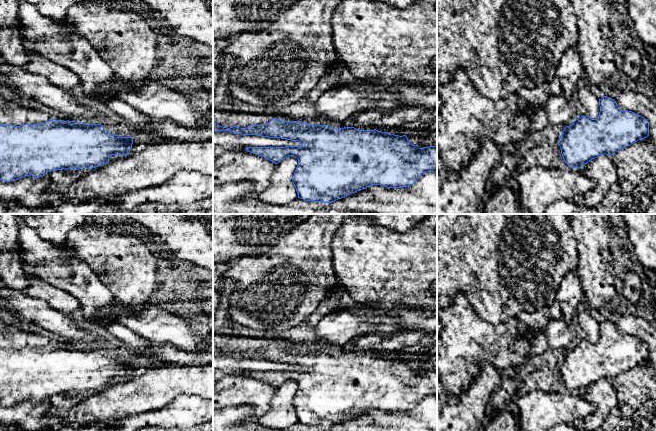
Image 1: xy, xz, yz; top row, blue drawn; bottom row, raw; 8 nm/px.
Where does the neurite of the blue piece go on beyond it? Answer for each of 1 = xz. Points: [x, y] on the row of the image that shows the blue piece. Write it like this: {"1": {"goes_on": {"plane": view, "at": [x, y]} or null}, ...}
{"1": {"goes_on": null}}

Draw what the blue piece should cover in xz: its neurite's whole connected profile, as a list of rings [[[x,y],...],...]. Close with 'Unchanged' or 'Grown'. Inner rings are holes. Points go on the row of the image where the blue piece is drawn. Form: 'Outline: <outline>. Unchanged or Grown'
Outline: [[[272,118],[264,125],[246,128],[219,126],[213,120],[213,131],[229,131],[234,134],[257,135],[299,141],[301,146],[248,147],[248,152],[262,156],[278,164],[288,156],[298,159],[292,177],[298,198],[311,202],[331,203],[373,185],[387,188],[403,188],[413,185],[427,172],[437,174],[437,147],[420,148],[410,143],[406,135],[399,136],[374,130],[354,127],[340,129],[327,125],[309,125],[302,121],[284,121]]]. Unchanged

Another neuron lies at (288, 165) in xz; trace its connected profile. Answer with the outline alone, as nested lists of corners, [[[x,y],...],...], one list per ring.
[[[288,156],[277,164],[270,178],[270,185],[258,195],[258,198],[270,204],[288,204],[298,198],[292,177],[298,165],[298,159]]]

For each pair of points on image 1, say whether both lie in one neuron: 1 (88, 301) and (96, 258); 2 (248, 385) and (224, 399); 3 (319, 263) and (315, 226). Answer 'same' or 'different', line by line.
1: different
2: same
3: same

